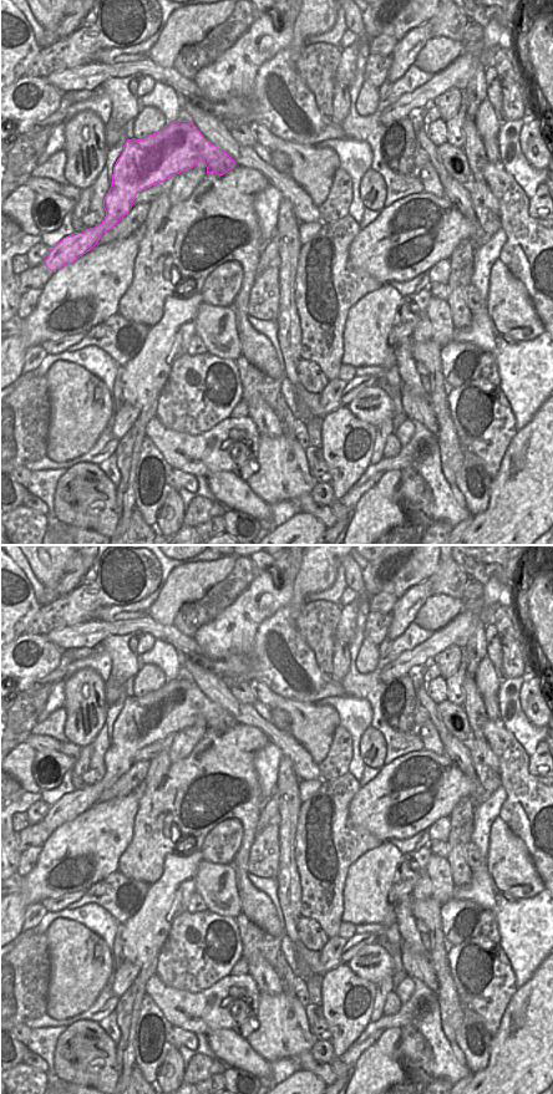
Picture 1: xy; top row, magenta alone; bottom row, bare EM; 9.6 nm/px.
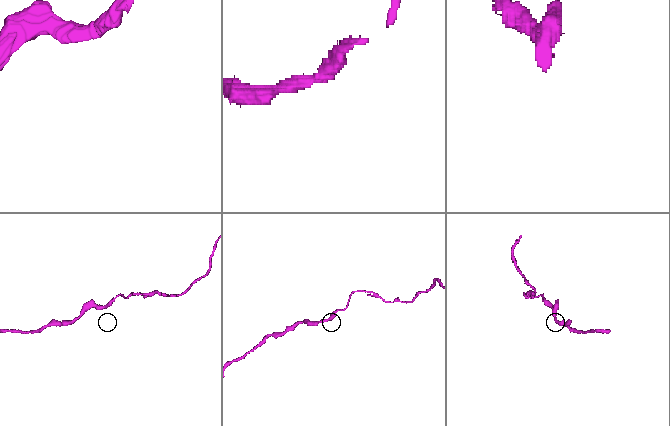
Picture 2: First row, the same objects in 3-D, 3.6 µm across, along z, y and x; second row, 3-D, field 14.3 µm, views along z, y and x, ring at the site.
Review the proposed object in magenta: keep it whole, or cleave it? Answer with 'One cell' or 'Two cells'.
One cell.

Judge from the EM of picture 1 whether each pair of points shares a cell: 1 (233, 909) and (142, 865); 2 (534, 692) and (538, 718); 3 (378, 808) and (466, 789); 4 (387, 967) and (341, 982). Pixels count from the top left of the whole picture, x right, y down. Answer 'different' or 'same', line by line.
1: different
2: same
3: same
4: different

